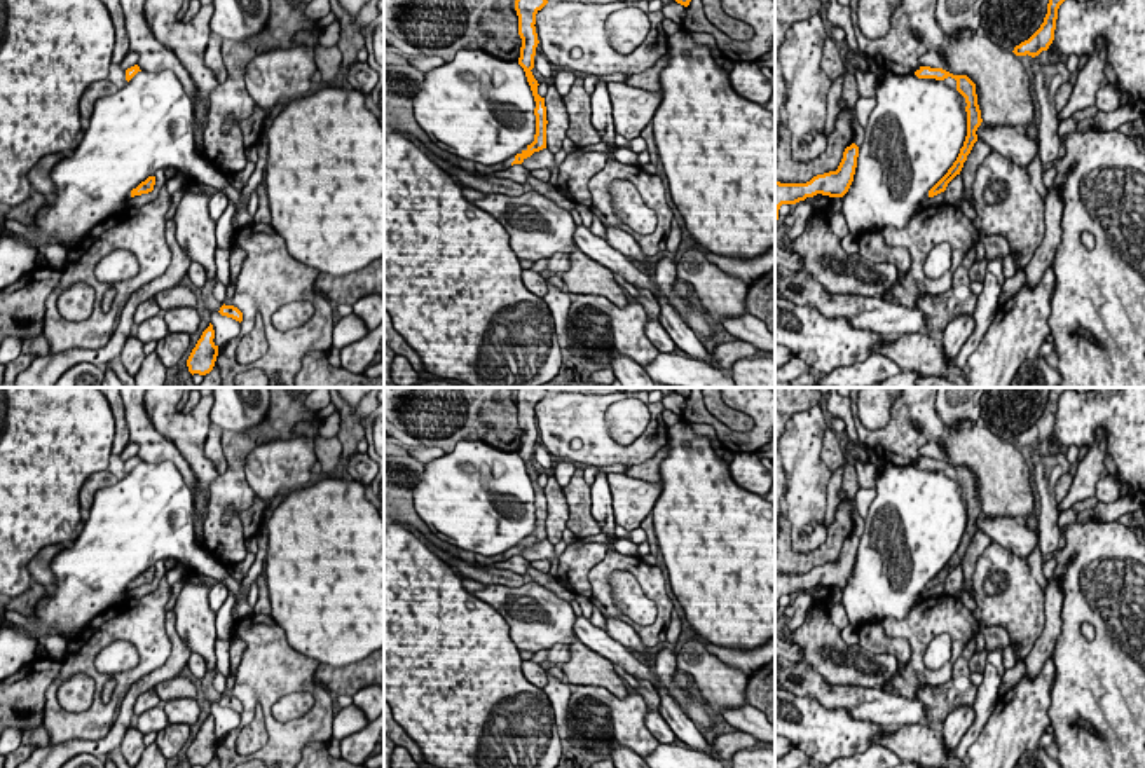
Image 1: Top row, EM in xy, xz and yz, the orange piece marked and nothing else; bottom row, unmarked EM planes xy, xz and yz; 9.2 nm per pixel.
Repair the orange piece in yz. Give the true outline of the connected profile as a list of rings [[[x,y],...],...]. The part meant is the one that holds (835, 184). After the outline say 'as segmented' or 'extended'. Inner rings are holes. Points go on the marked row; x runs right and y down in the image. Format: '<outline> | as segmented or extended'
[[[852,143],[845,148],[843,159],[836,171],[817,175],[806,183],[775,182],[775,223],[778,220],[778,209],[782,204],[796,204],[817,194],[829,197],[843,197],[854,182],[857,157],[859,147]]] | as segmented

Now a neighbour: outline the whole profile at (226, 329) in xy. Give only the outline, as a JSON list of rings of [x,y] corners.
[[[218,311],[211,312],[211,325],[215,330],[215,346],[222,347],[227,340],[239,335],[239,321],[222,316]]]

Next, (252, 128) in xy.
[[[255,105],[253,113],[241,122],[244,148],[255,147],[264,134],[264,120],[269,110]]]

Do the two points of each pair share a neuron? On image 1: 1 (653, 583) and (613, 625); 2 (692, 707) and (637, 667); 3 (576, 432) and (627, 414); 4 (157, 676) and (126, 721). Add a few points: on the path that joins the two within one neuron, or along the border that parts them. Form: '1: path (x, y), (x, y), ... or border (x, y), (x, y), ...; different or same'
1: border (604, 617), (623, 620), (648, 648); different
2: path (678, 693), (660, 676), (651, 674); same
3: border (604, 412), (608, 432), (622, 444), (648, 421); different
4: path (145, 683), (130, 699), (126, 709); same

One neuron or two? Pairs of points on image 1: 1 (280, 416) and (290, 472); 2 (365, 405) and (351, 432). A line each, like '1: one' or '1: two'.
1: two
2: one

